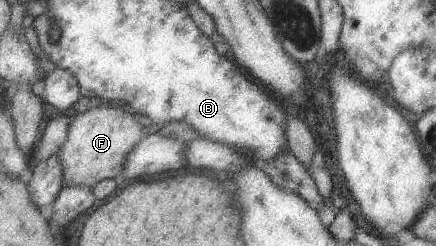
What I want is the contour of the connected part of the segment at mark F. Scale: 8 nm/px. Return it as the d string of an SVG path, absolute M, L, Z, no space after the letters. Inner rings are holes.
M104 103L85 113L75 115L69 126L67 142L59 152L63 162L63 186L87 186L94 188L107 179L119 179L127 164L127 154L147 137L144 122L132 110L125 112L121 108Z

